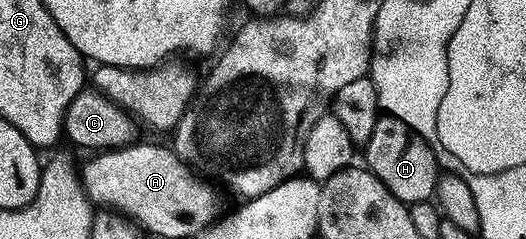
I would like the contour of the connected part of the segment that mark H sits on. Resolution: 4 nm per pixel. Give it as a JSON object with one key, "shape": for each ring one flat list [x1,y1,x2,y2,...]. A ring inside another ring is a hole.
{"shape":[[389,116,379,117,371,138,364,145,364,151,366,151,365,169,371,170,380,180,380,184,384,184,388,192,392,192,392,196,407,204,428,202,435,197,440,177,439,155,435,147,427,139,420,137,404,120]]}

